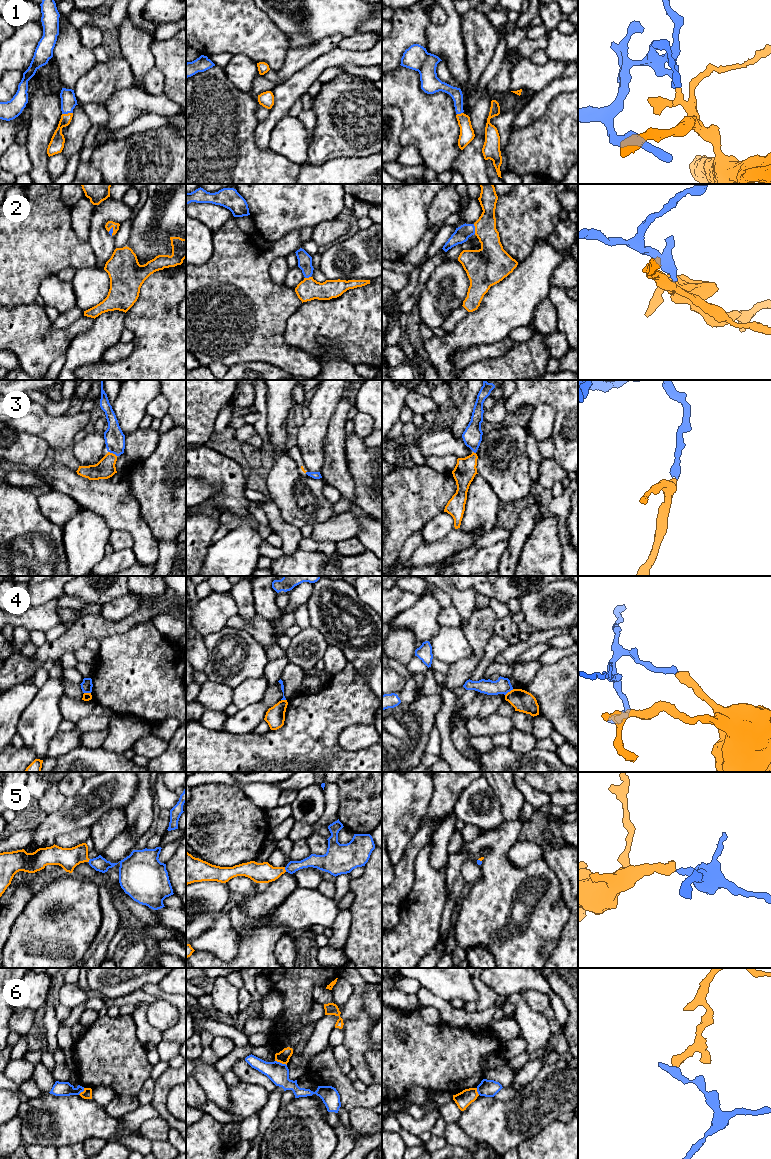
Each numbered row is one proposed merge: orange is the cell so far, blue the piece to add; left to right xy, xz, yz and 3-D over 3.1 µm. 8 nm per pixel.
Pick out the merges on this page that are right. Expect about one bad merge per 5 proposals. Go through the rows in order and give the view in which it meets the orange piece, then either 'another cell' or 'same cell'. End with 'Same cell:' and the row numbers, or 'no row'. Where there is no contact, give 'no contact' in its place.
1: meets orange in xy; same cell
2: meets orange in yz; same cell
3: meets orange in xy; same cell
4: meets orange in yz; another cell
5: meets orange in xz; same cell
6: meets orange in xz; another cell
Same cell: 1, 2, 3, 5

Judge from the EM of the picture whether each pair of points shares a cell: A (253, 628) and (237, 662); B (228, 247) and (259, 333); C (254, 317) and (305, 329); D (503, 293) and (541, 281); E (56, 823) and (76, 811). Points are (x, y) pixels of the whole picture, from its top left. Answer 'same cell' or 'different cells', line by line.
A: different cells
B: same cell
C: different cells
D: same cell
E: same cell

